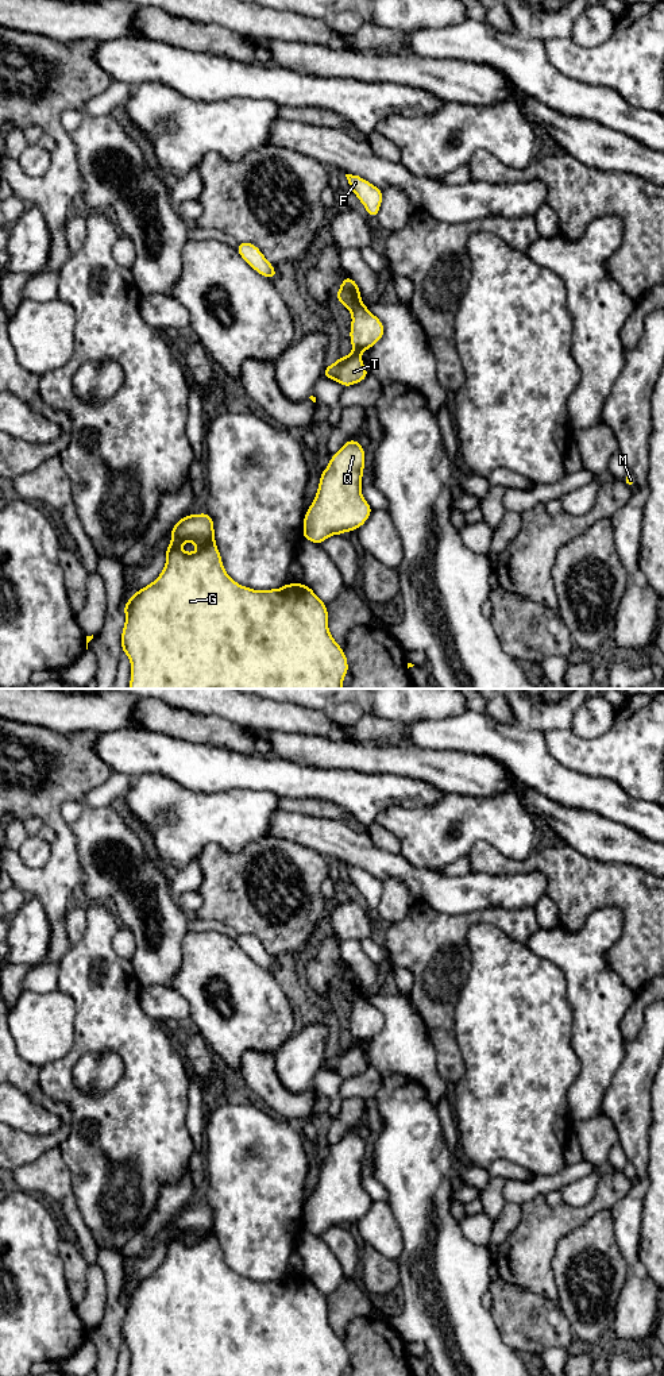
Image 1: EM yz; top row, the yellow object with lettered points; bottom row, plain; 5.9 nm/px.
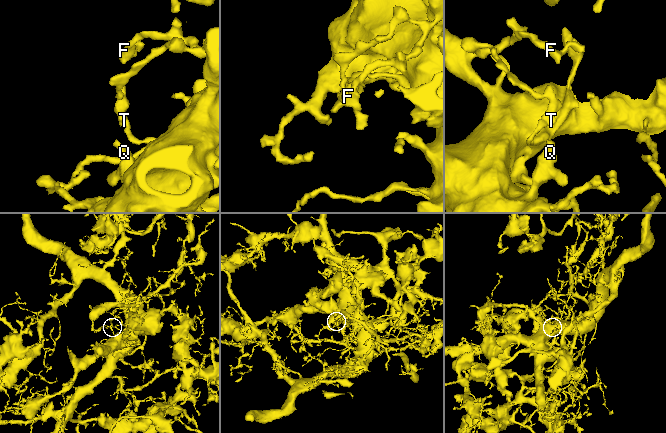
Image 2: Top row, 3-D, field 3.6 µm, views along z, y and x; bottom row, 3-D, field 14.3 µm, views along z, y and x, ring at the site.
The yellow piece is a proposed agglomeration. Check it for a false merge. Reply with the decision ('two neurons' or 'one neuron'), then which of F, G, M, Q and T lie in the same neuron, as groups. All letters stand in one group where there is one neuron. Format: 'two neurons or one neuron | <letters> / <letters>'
two neurons | F G M Q / T

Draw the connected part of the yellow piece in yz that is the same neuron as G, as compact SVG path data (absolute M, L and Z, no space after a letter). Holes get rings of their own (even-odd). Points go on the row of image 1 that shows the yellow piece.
M205 512L185 514L170 533L173 540L165 548L166 563L159 577L146 587L134 593L123 604L126 624L120 636L121 651L131 662L130 689L343 689L341 683L348 674L348 662L344 650L335 641L328 629L328 608L306 583L285 583L279 590L254 590L235 582L224 570L217 544L215 541L213 517ZM193 541L200 547L196 552L185 552L178 546Z

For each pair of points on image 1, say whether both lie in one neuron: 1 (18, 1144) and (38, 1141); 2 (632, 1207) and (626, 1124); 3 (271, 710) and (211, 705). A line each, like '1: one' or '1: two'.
1: one
2: one
3: one

